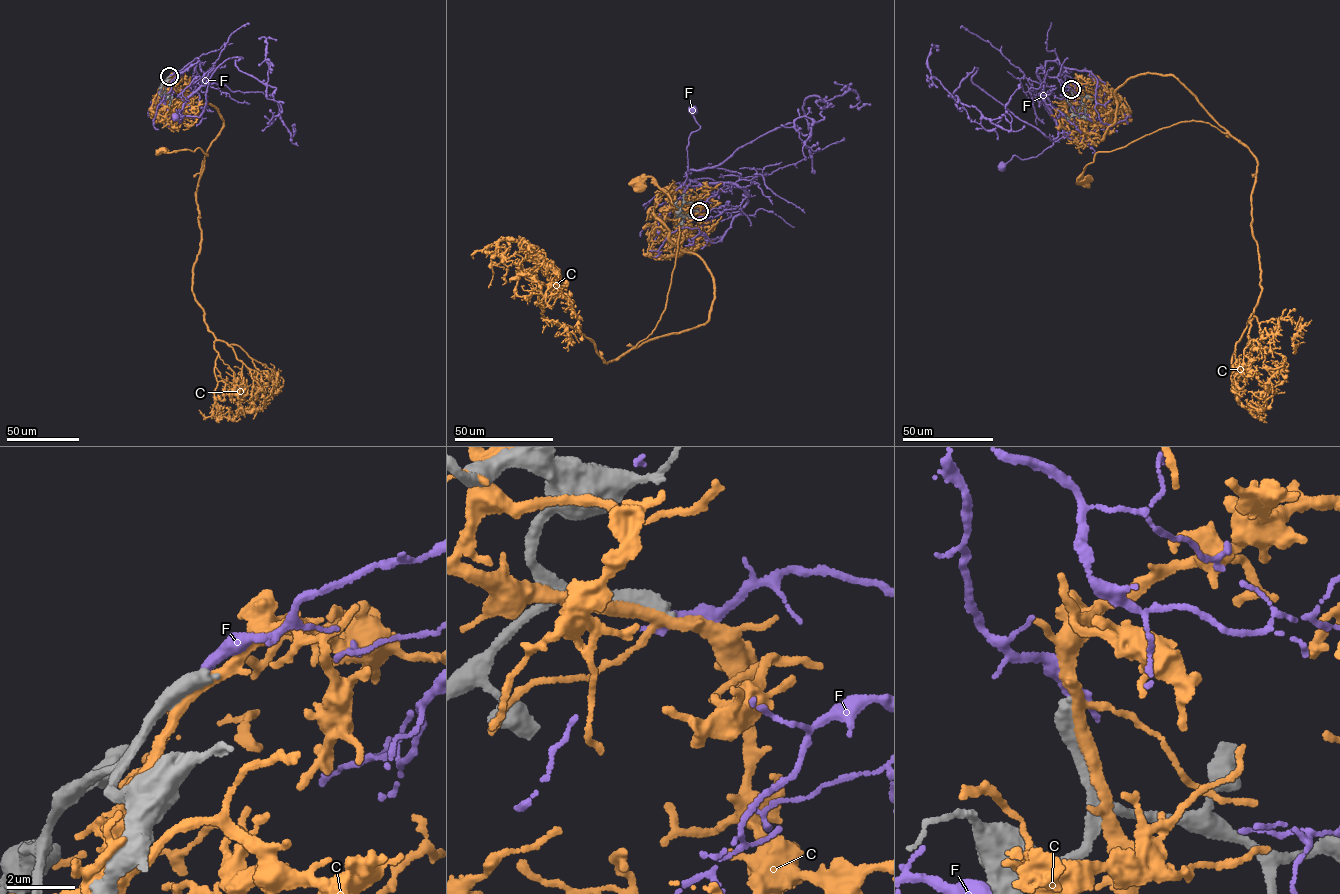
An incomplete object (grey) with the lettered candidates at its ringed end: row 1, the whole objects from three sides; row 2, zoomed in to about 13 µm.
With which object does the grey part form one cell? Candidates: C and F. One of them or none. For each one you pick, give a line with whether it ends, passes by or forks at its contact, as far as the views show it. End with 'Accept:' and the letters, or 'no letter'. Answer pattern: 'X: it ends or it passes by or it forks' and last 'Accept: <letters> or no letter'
Accept: no letter

